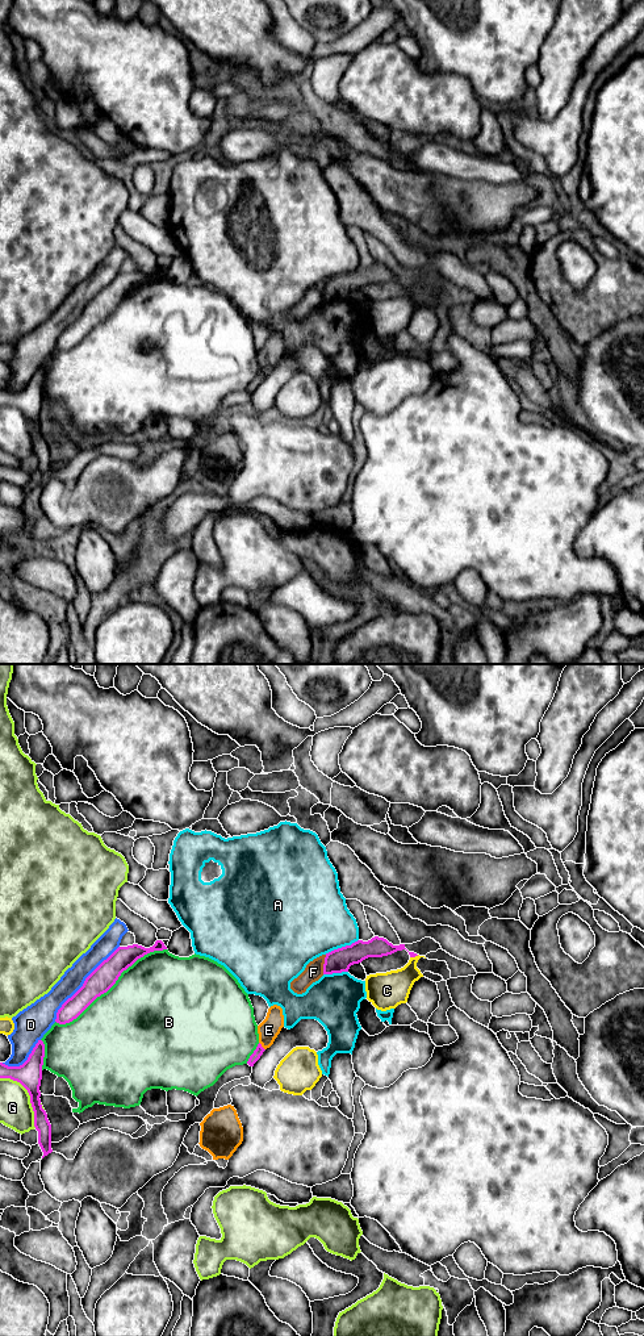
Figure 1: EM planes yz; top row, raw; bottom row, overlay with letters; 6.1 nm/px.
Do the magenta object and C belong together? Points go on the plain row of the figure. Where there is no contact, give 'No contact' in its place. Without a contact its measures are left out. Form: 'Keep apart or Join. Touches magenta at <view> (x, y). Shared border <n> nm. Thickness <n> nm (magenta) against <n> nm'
Keep apart. Touches magenta at yz (414, 283). Shared border 60 nm. Thickness 130 nm (magenta) against 220 nm

